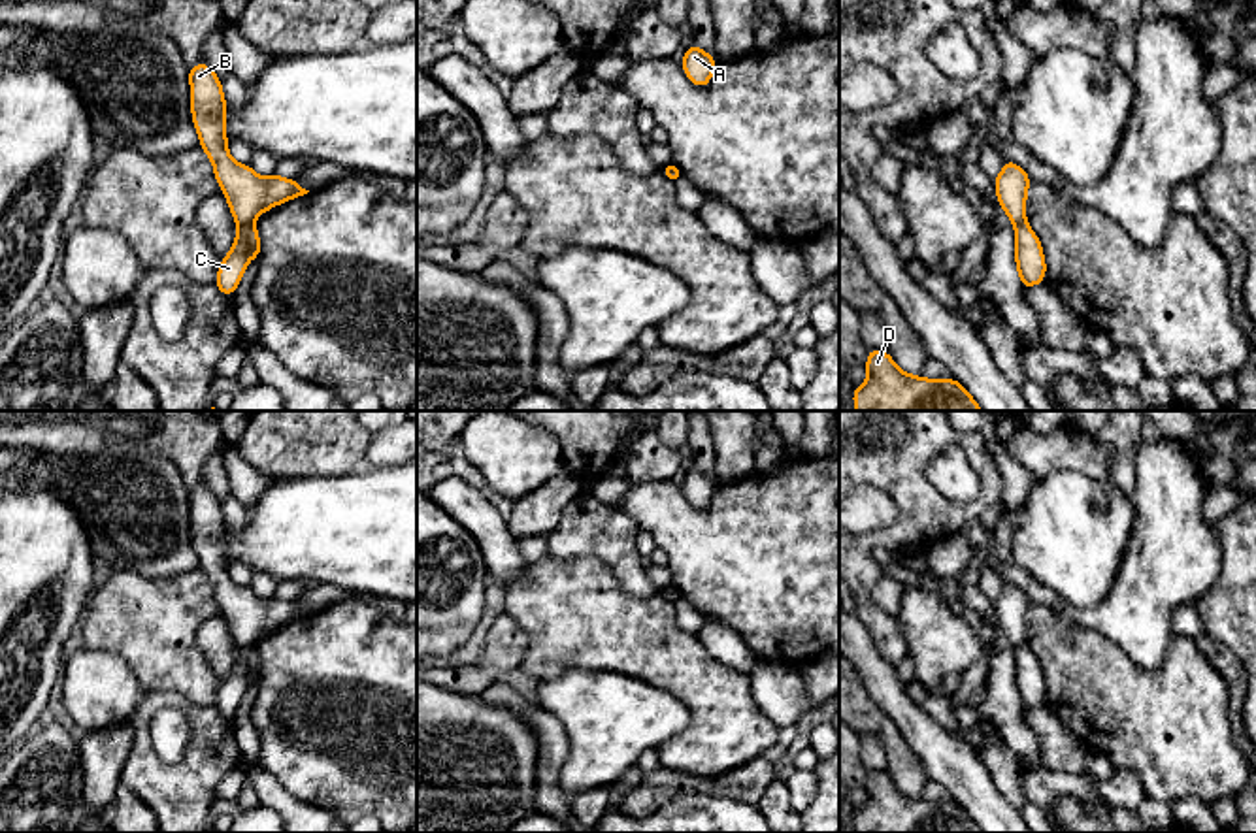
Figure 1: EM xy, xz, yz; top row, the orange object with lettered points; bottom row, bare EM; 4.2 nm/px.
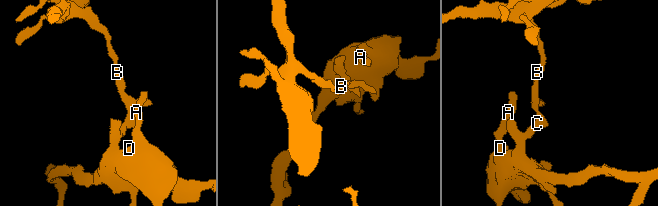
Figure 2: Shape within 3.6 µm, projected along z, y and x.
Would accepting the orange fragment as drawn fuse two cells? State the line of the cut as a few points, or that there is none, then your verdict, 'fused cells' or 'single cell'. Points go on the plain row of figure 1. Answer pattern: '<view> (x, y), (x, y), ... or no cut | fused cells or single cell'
xy (253, 643), (242, 647) | fused cells

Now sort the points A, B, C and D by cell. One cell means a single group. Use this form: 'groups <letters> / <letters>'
groups A C D / B

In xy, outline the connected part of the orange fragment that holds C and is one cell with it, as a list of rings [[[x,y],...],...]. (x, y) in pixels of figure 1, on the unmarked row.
[[[255,645],[241,646],[236,652],[232,671],[223,680],[215,707],[224,718],[232,718],[238,710],[251,680],[260,678],[260,660]]]

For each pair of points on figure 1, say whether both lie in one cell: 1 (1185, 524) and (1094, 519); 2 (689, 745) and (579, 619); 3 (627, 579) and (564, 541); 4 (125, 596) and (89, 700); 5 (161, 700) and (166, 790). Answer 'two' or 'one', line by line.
1: two
2: one
3: one
4: two
5: one

